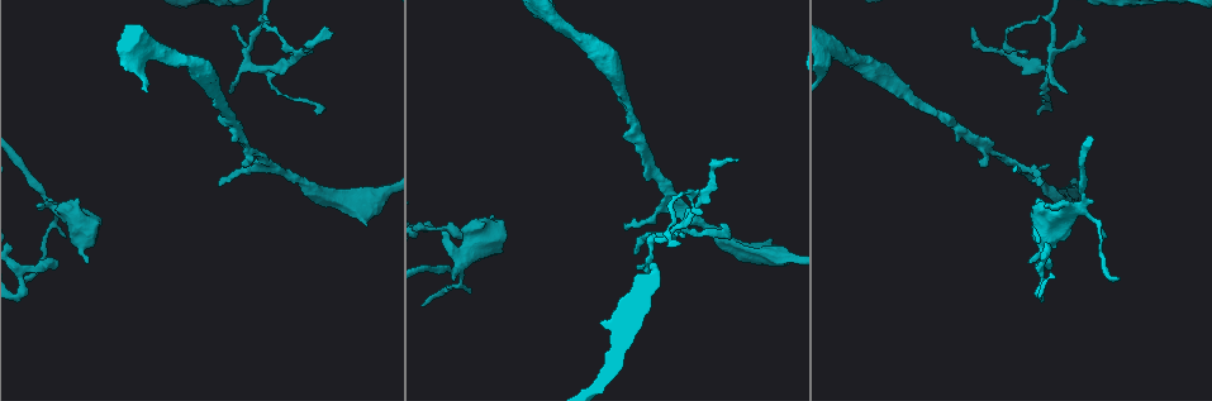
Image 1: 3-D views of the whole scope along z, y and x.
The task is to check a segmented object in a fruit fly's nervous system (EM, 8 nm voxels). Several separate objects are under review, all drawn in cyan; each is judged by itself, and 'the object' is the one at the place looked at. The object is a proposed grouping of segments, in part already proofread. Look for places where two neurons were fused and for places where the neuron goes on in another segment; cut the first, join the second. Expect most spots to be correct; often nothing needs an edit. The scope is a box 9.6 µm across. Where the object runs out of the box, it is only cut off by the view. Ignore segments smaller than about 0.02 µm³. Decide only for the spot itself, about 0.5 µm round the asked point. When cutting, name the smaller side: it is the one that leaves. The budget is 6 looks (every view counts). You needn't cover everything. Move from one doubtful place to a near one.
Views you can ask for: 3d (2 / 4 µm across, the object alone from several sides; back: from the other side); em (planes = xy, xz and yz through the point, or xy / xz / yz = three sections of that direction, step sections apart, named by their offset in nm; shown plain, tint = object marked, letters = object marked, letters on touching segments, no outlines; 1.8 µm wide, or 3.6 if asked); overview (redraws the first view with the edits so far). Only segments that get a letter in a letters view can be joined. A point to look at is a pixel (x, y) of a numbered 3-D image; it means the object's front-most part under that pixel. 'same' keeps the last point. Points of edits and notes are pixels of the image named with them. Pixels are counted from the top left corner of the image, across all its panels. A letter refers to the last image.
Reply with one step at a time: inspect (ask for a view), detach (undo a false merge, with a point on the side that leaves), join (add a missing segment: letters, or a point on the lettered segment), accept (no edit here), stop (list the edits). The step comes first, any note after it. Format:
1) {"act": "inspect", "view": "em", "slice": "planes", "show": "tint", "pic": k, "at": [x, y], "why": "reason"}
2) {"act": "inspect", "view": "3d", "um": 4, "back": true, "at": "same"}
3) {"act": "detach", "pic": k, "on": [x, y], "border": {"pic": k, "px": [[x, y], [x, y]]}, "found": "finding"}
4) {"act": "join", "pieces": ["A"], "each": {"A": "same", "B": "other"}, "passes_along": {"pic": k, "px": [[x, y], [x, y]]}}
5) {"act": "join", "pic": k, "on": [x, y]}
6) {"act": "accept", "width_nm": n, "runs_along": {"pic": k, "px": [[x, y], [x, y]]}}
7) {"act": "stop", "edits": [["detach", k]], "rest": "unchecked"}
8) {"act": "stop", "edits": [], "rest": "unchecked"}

{"act": "inspect", "view": "3d", "um": 4, "pic": 1, "at": [273, 66], "why": "branch point"}

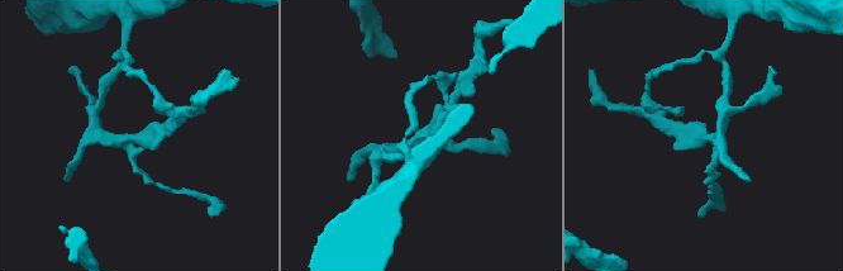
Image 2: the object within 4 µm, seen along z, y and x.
{"act": "inspect", "view": "em", "slice": "yz", "step": 16, "show": "letters", "pic": 2, "at": [709, 141], "why": "need the tissue"}

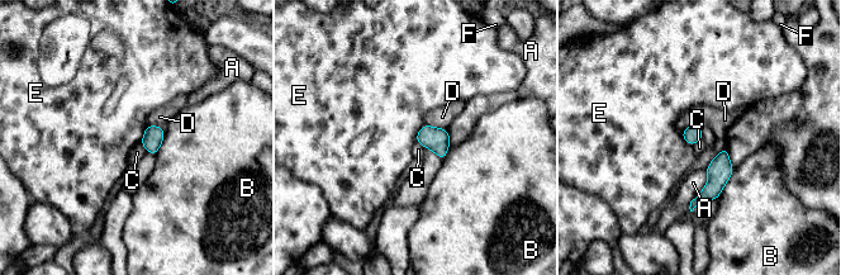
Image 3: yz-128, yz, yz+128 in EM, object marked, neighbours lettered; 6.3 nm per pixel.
{"act": "accept", "longest_contact_nm": ["B", 240], "each": {"A": "other", "B": "other", "C": "other", "D": "other", "E": "other", "F": "other"}, "border": {"pic": 3, "px": [[148, 124], [139, 142]]}, "found": "continuous, no second neuron"}

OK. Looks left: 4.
{"act": "inspect", "view": "em", "um": 3.6, "slice": "xz", "step": 8, "show": "tint", "pic": 1, "at": [1049, 164], "why": "free end"}

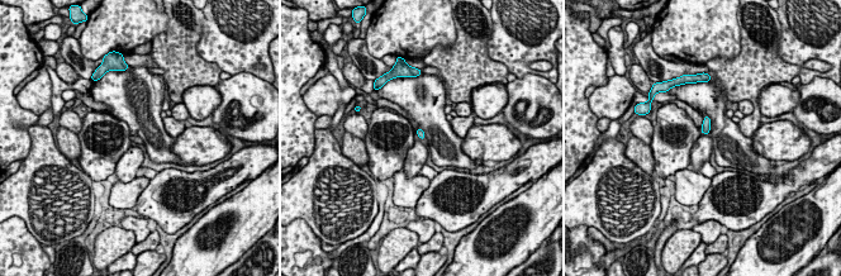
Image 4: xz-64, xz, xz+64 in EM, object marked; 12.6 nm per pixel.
{"act": "inspect", "view": "em", "um": 3.6, "slice": "planes", "show": "letters", "at": "same"}

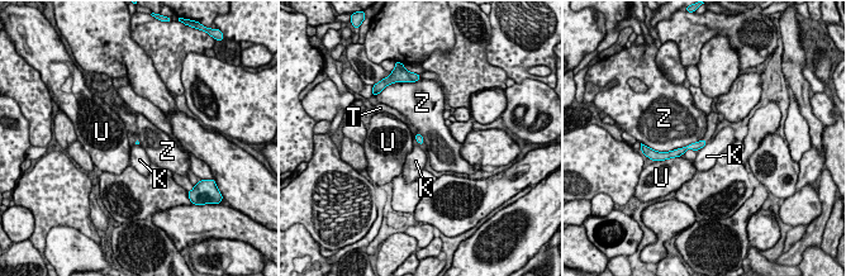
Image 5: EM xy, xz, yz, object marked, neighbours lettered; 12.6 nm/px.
{"act": "accept", "longest_contact_nm": ["Z", 550], "each": {"K": "other", "T": "other", "U": "other", "Z": "other"}, "found": "none of them fits"}

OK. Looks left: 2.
{"act": "stop", "edits": [], "rest": "unchecked"}

